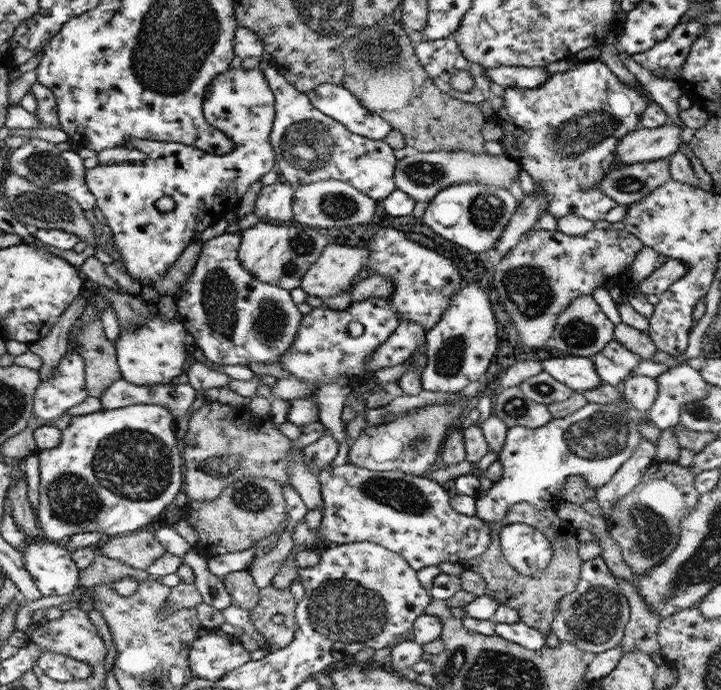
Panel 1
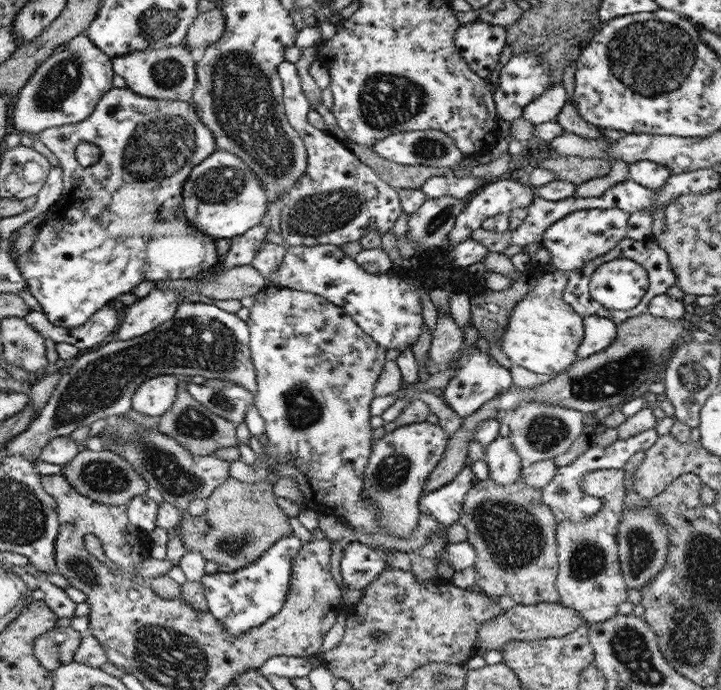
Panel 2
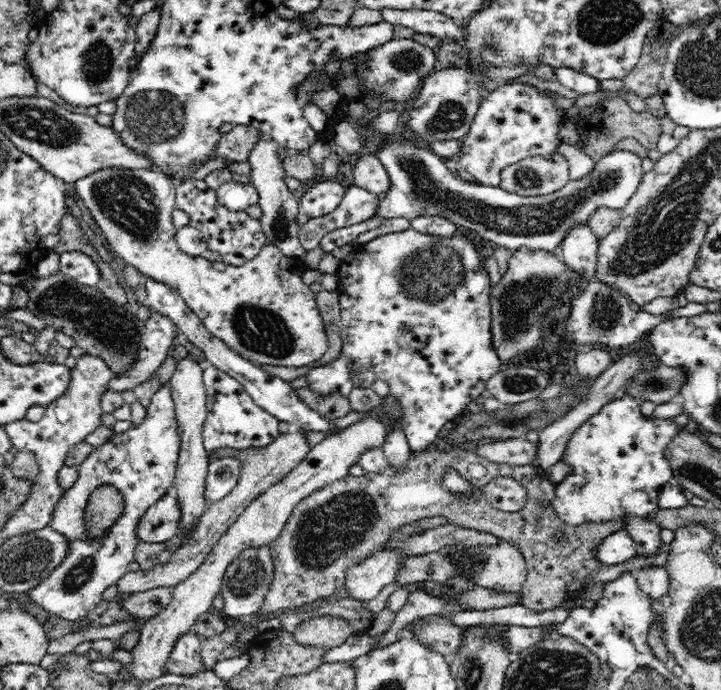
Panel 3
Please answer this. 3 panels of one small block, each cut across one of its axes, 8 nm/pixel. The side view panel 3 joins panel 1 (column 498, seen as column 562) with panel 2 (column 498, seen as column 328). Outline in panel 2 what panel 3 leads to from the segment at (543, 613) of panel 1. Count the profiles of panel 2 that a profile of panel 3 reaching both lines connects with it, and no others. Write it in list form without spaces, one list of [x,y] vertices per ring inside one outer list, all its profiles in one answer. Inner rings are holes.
[[[488,478],[479,480],[467,493],[459,522],[468,532],[467,541],[476,550],[475,590],[495,599],[508,595],[516,605],[560,603],[555,584],[558,577],[557,520],[553,510],[543,501],[543,489],[527,485],[518,478],[511,485],[501,485]]]

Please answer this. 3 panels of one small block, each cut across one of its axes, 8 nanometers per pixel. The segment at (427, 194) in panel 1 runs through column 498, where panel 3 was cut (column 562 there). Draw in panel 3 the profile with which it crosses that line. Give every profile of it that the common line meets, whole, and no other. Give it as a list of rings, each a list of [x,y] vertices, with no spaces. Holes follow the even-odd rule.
[[[556,152],[548,156],[530,156],[502,170],[500,188],[522,196],[542,196],[560,190],[569,181],[569,164],[565,156]]]

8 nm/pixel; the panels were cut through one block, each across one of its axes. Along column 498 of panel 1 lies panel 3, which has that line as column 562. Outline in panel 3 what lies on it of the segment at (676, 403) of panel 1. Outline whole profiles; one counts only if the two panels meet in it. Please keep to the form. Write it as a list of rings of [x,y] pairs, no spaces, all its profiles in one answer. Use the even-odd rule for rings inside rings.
[[[627,394],[614,398],[572,433],[561,456],[561,460],[571,466],[571,473],[555,486],[552,508],[570,525],[622,517],[629,523],[637,557],[656,556],[664,544],[660,536],[662,528],[658,528],[652,516],[660,507],[659,489],[673,480],[665,450],[682,430],[682,425],[670,417],[642,417],[640,402]]]

